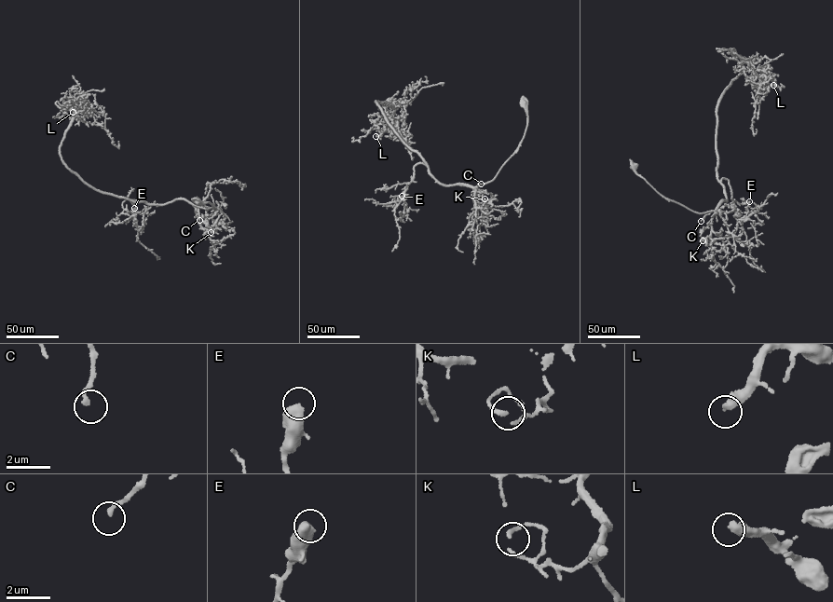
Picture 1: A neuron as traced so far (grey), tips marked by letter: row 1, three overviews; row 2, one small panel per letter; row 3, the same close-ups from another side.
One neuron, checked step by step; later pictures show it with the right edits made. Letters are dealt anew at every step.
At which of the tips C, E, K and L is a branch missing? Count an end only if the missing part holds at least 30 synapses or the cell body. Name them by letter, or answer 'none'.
L

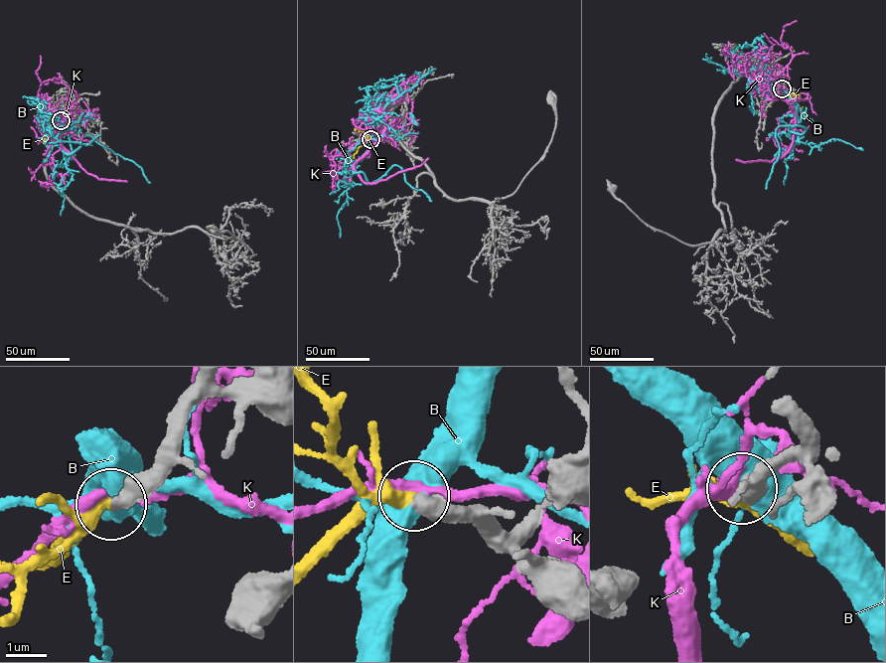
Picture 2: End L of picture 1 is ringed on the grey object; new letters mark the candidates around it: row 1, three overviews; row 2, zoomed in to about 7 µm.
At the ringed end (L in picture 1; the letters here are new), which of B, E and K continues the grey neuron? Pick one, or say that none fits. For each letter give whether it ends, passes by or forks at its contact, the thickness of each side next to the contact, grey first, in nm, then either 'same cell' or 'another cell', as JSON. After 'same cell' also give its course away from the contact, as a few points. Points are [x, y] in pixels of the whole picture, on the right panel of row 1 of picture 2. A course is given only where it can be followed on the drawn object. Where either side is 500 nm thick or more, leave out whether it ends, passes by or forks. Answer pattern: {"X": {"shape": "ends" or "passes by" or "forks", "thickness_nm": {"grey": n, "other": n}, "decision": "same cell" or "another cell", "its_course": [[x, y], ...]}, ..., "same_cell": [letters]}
{"B": {"thickness_nm": {"grey": 550, "other": 550}, "decision": "another cell"}, "E": {"shape": "passes by", "thickness_nm": {"grey": 480, "other": 280}, "decision": "same cell", "its_course": [[782, 88], [793, 94], [794, 106], [804, 112]]}, "K": {"thickness_nm": {"grey": 550, "other": 240}, "decision": "another cell"}, "same_cell": ["E"]}

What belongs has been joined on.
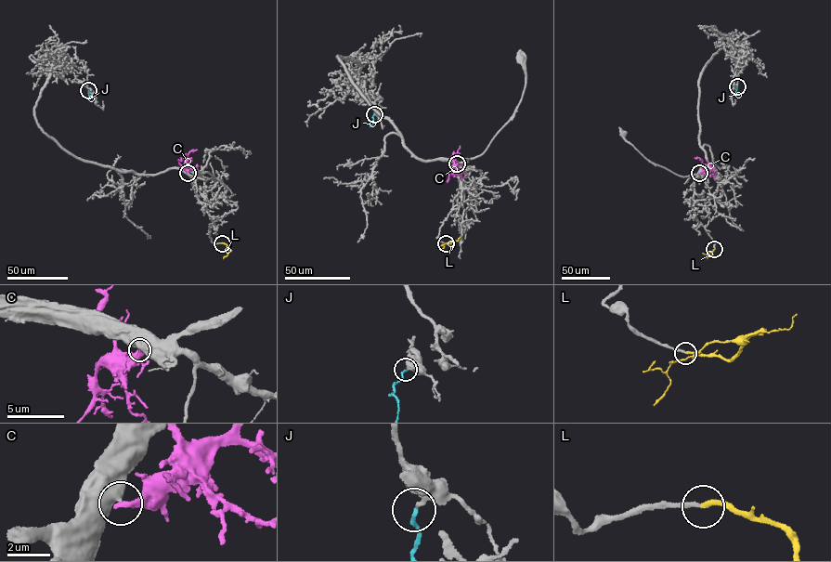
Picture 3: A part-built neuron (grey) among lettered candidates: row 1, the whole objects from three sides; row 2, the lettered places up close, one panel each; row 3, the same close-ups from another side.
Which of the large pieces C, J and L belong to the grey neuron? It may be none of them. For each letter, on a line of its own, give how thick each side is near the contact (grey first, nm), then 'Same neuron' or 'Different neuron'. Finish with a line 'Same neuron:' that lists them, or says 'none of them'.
C: Thickness 600 nm (grey) against 360 nm. Different neuron
J: Thickness 300 nm (grey) against 180 nm. Same neuron
L: Thickness 220 nm (grey) against 220 nm. Same neuron
Same neuron: J, L

